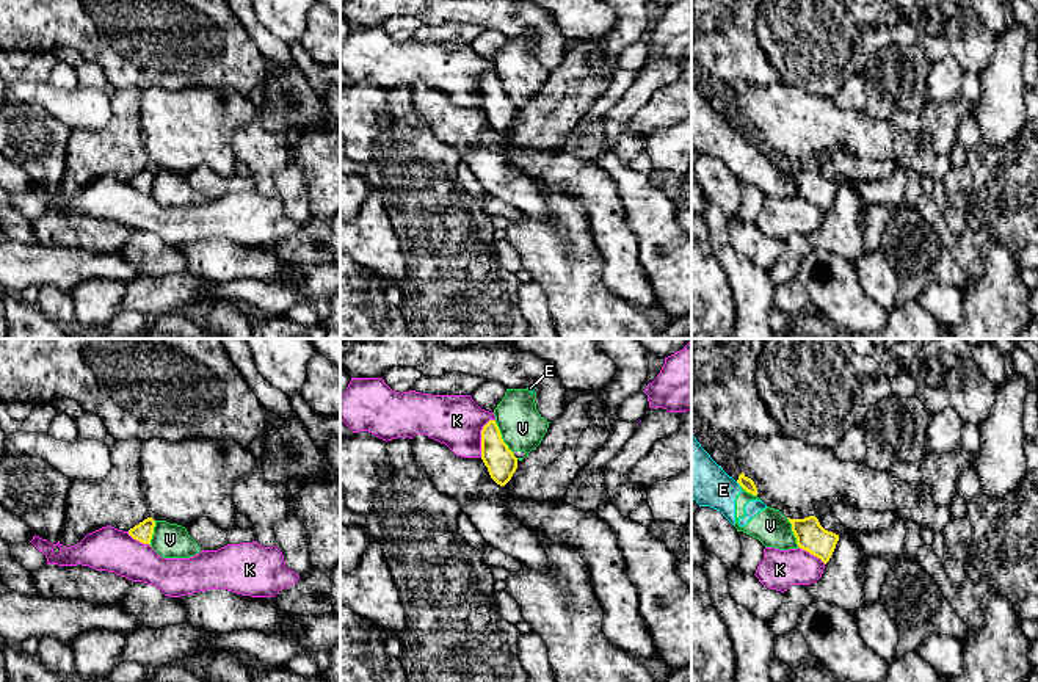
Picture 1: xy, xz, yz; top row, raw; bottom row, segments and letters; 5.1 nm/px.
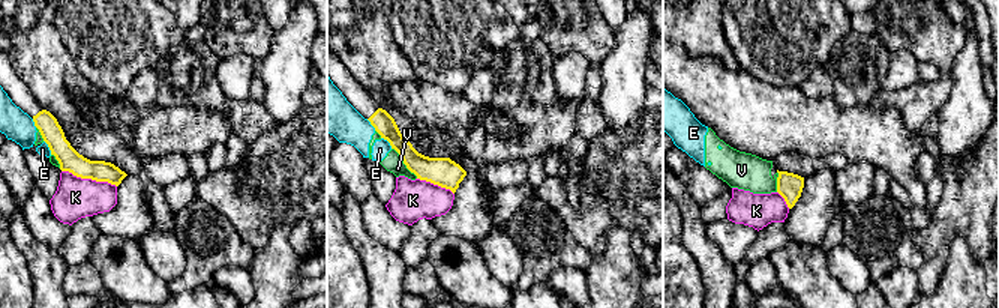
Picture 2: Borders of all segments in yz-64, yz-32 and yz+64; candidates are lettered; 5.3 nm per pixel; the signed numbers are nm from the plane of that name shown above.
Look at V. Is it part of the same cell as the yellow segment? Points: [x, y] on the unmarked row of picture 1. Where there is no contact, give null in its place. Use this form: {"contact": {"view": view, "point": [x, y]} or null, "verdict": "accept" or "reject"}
{"contact": {"view": "xz", "point": [500, 87]}, "verdict": "reject"}

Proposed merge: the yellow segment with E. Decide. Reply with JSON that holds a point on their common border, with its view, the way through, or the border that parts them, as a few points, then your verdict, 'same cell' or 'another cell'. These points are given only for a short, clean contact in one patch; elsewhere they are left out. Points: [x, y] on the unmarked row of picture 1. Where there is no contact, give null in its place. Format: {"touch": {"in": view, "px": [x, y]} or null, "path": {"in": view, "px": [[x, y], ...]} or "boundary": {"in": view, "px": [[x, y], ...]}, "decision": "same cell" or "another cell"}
{"touch": {"in": "yz", "px": [739, 132]}, "boundary": {"in": "yz", "px": [[736, 130], [740, 134]]}, "decision": "another cell"}

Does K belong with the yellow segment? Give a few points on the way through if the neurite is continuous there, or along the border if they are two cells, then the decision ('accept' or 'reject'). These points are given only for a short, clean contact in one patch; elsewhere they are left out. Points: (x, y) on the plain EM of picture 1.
reject

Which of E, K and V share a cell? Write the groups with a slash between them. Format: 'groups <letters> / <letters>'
groups E V / K

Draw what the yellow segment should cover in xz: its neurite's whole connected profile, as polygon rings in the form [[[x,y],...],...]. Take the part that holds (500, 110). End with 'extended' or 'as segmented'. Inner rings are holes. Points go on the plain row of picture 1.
[[[489,69],[481,78],[481,108],[500,135],[505,135],[517,118],[517,107],[503,91],[495,69]]]; as segmented

